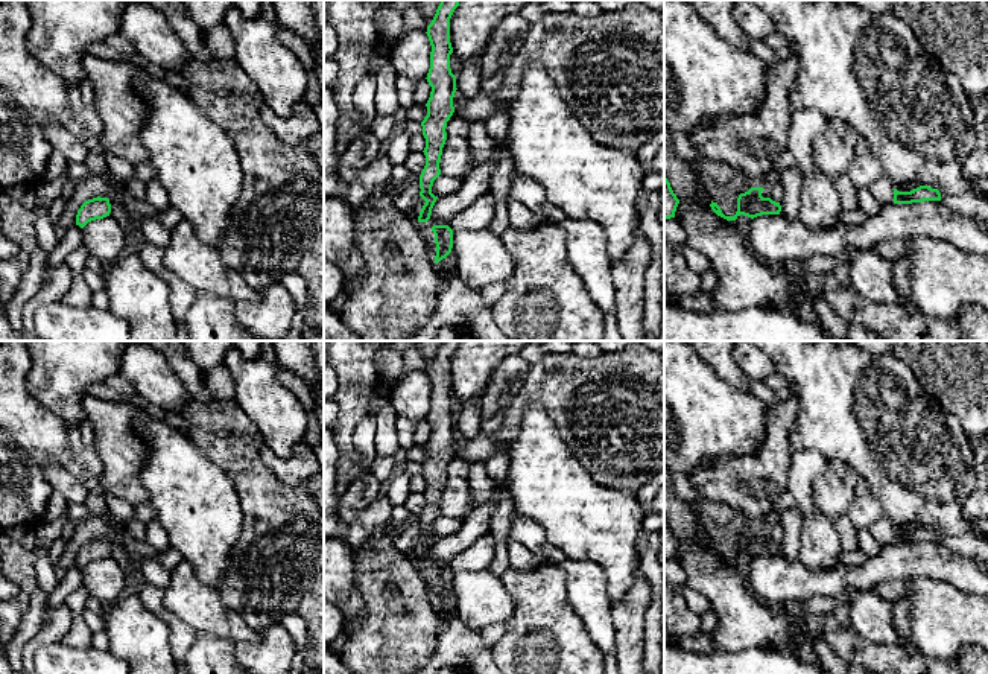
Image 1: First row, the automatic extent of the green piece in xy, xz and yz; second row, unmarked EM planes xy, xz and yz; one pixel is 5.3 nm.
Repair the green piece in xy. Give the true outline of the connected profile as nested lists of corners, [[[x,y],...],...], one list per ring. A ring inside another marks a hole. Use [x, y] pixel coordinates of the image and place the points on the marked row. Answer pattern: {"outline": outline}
{"outline": [[[93,198],[85,201],[76,215],[76,225],[84,228],[88,222],[109,216],[111,204],[108,198]]]}

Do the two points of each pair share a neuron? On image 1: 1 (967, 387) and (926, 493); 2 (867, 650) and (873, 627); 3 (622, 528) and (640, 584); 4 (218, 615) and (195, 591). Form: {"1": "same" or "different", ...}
{"1": "different", "2": "different", "3": "different", "4": "same"}

